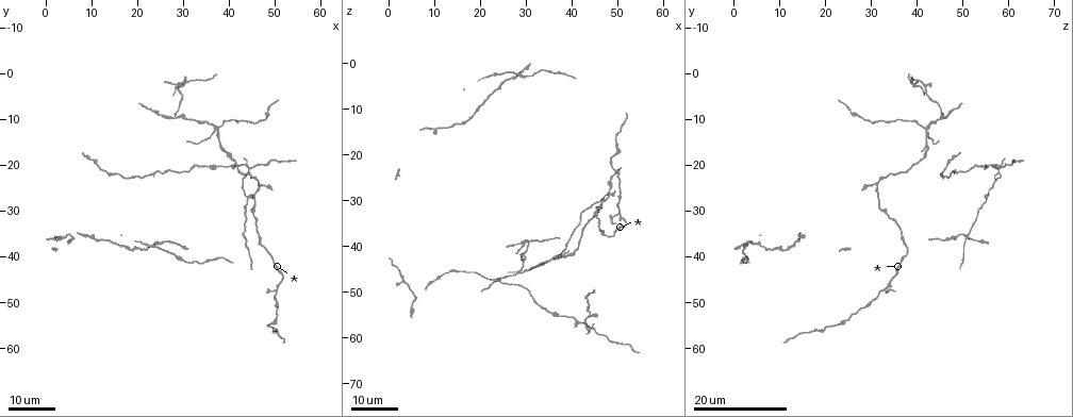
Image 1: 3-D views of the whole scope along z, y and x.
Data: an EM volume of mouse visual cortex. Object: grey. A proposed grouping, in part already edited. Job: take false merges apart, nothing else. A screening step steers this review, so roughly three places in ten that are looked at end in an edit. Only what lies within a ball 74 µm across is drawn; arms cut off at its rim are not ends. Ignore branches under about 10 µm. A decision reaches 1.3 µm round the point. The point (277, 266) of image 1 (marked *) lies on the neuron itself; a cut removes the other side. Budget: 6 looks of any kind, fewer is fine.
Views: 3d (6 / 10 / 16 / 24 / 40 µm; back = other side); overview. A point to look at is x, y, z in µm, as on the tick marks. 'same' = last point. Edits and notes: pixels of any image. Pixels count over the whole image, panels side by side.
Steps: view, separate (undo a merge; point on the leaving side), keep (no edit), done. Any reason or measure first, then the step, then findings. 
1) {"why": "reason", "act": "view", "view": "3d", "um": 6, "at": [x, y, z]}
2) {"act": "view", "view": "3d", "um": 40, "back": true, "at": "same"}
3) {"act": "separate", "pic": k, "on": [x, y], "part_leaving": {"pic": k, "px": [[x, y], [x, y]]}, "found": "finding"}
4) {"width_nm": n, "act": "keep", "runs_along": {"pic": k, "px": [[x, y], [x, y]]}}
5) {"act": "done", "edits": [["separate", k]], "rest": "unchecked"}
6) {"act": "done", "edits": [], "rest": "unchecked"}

{"why": "calibre changes", "act": "view", "view": "3d", "um": 16, "at": [45.5, 23.0, 33.0]}

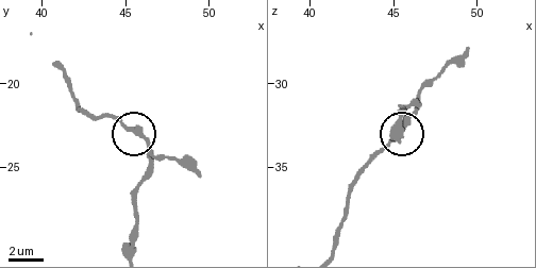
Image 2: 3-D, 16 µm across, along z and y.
{"act": "view", "view": "3d", "um": 10, "at": "same"}

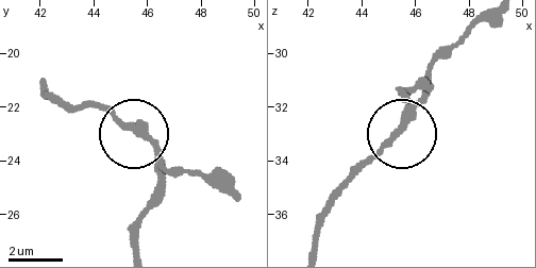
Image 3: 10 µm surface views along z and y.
{"width_nm": 280, "act": "keep", "runs_along": {"pic": 3, "px": [[138, 248], [157, 152], [86, 103]]}, "found": "all the same neuron"}

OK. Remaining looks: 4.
{"why": "sudden change in width", "act": "view", "view": "3d", "um": 24, "at": [37.5, 20.5, 55.5]}

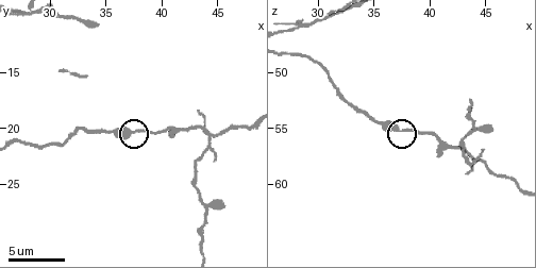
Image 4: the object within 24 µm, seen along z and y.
{"act": "view", "view": "3d", "um": 10, "at": [37.6, 20.2, 55.0]}

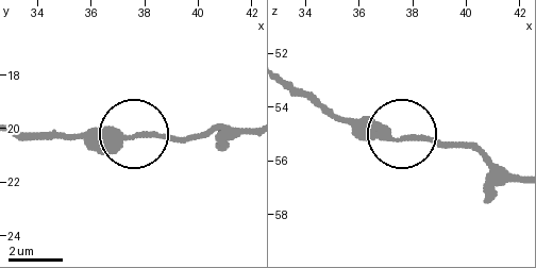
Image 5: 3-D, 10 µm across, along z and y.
{"act": "keep", "found": "continuous, no second neuron"}

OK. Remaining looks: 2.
{"why": "two arms at a narrow angle", "act": "view", "view": "3d", "um": 24, "at": [28.0, 9.0, 45.5]}

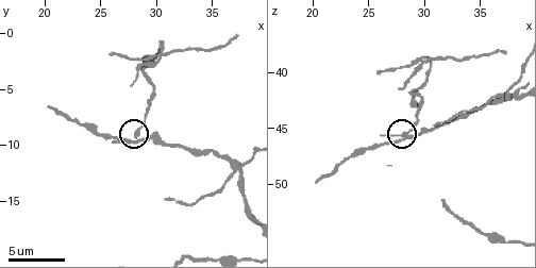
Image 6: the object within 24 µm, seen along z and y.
{"act": "view", "view": "3d", "um": 10, "at": "same"}

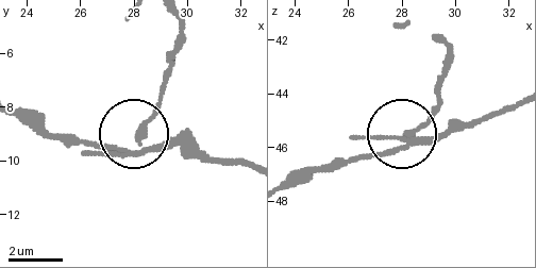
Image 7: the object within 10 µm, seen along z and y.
{"act": "separate", "pic": 7, "on": [370, 137], "part_leaving": {"pic": 7, "px": [[141, 147], [178, 19]]}, "found": "a second neuron is stuck on"}

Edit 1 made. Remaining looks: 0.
{"act": "done", "edits": [["separate", 7]], "rest": "unchecked"}

